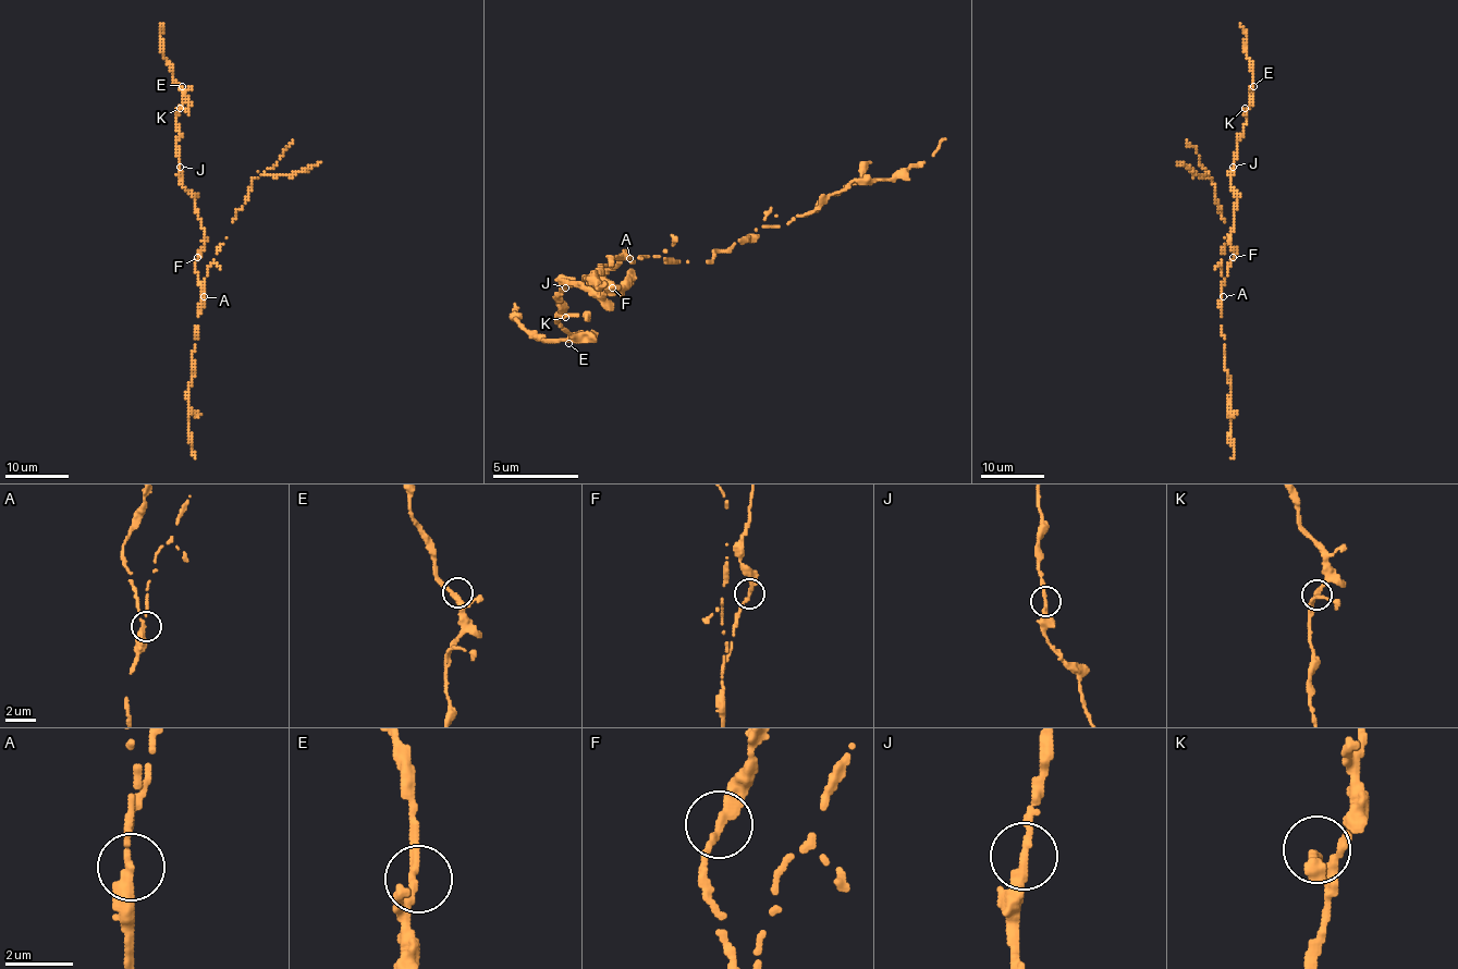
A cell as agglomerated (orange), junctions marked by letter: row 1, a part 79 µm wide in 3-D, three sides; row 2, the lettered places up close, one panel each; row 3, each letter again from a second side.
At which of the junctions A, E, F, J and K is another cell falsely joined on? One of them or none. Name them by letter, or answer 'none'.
A

